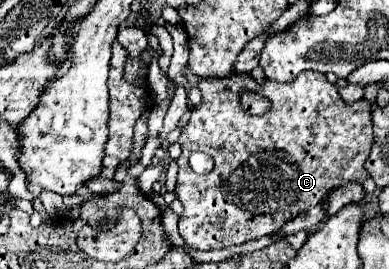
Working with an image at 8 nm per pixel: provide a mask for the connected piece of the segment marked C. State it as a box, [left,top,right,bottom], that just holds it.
[175,72,373,250]

